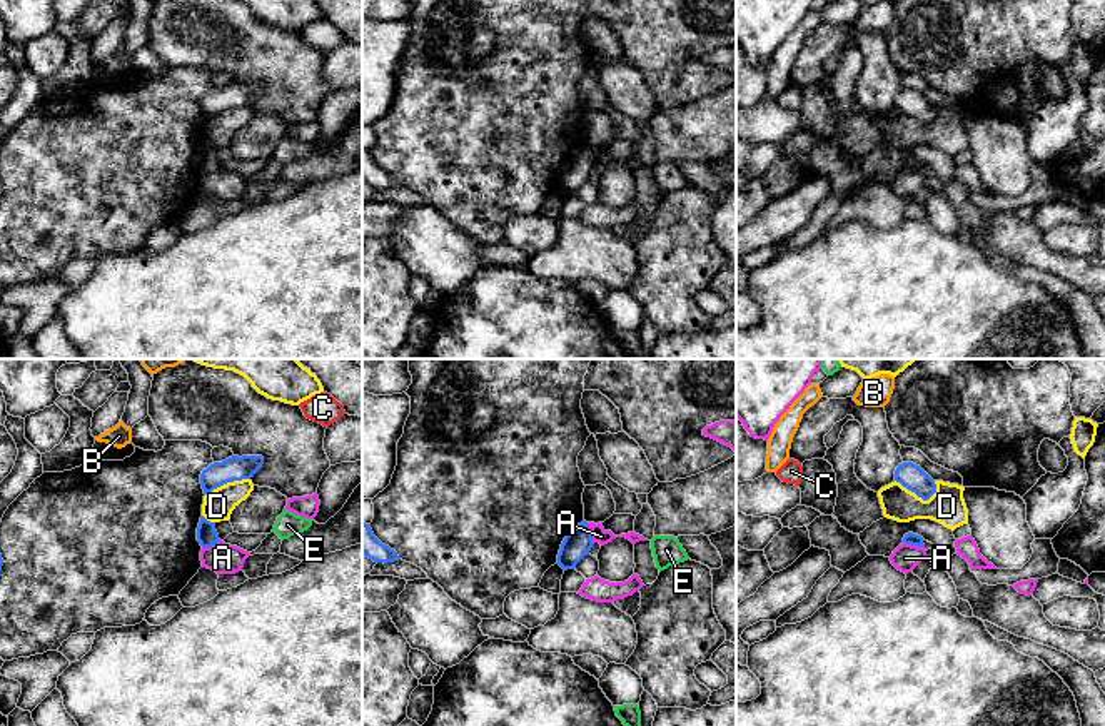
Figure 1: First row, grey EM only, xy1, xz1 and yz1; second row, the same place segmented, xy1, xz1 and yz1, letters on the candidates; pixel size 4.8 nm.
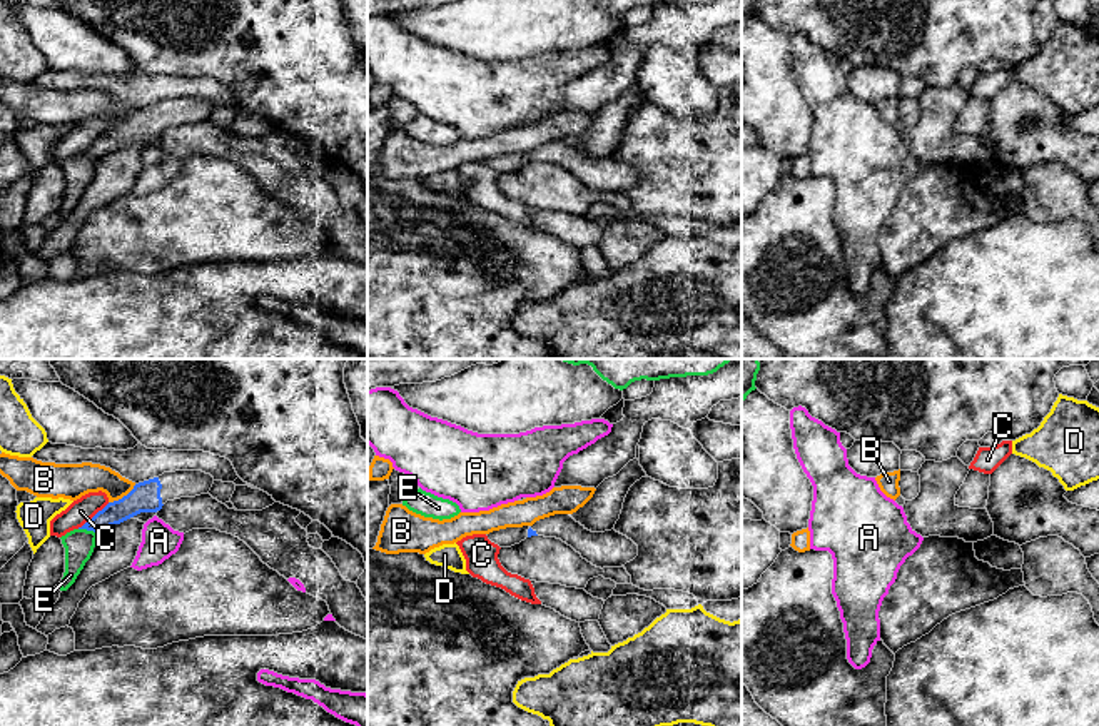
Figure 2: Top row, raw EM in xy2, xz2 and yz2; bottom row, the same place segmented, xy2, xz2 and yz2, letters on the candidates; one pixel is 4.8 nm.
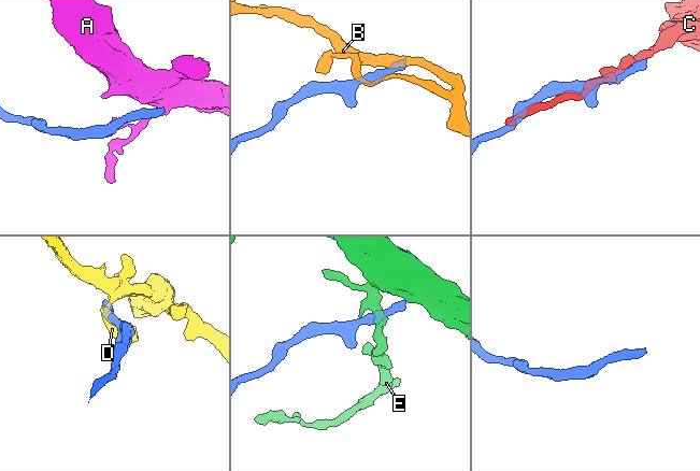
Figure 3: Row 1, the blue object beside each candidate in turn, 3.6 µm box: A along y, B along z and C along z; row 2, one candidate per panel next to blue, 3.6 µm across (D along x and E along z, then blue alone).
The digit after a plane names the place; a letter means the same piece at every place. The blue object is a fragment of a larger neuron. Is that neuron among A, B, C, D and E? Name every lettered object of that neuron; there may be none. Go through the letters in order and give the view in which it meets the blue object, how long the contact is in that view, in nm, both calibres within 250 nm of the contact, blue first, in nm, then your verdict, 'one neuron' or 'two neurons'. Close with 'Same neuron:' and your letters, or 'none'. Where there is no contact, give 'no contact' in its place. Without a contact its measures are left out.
A: contact in yz1; length 110 nm; calibres 60 and 140 nm; two neurons
B: contact in xy2; length 160 nm; calibres 140 and 160 nm; two neurons
C: contact in xy2; length 200 nm; calibres 140 and 120 nm; two neurons
D: contact in yz1; length 220 nm; calibres 120 and 180 nm; two neurons
E: contact in xy2; length 100 nm; calibres 110 and 150 nm; two neurons
Same neuron: none

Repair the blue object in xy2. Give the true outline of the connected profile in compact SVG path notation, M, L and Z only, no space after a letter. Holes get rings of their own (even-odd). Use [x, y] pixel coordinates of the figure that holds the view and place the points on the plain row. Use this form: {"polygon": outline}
{"polygon": "M202 97L164 98L159 103L139 108L119 127L109 129L78 155L100 159L140 139L157 139L167 127L209 120L214 103Z"}

